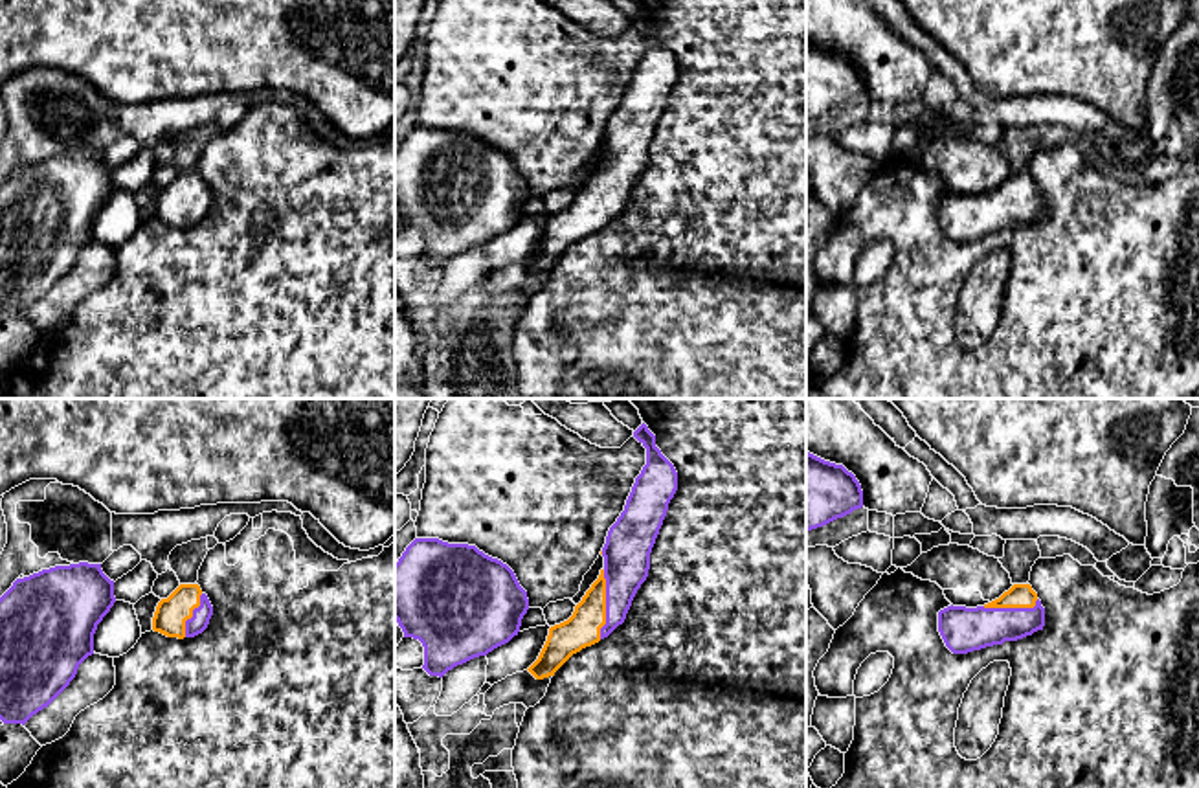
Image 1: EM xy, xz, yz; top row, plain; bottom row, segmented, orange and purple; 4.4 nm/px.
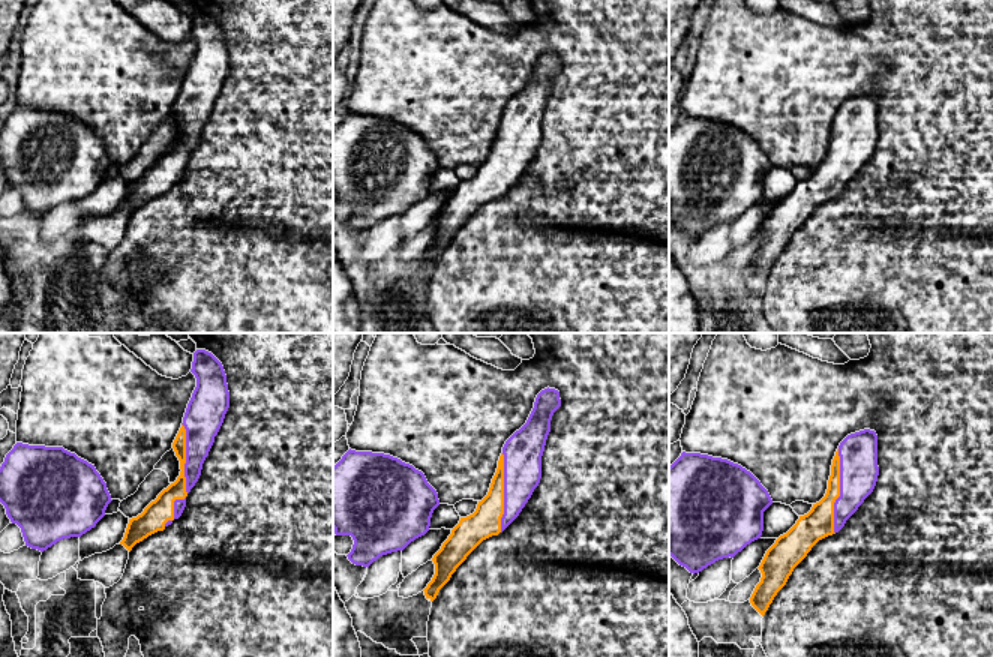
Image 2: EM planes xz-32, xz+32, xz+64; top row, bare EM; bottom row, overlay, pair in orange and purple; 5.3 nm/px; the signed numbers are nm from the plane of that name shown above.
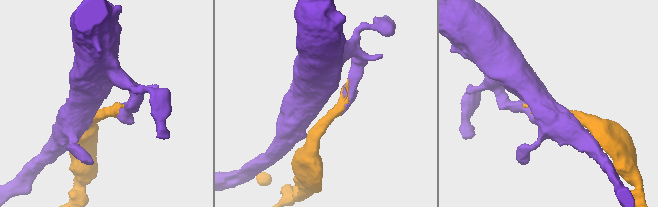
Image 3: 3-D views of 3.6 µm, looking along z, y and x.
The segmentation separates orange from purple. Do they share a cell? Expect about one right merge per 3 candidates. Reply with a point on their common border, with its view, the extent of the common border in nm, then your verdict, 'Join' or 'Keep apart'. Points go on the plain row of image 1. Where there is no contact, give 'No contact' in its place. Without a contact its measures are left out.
Touches orange at xz (605, 193). Shared border 300 nm. Join

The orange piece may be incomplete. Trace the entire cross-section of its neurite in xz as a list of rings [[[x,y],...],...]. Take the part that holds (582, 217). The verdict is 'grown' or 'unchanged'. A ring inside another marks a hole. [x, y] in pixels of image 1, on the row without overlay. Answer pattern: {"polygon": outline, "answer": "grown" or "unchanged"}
{"polygon": [[[644,11],[633,26],[646,37],[646,53],[635,66],[624,99],[608,119],[599,167],[575,195],[573,204],[549,217],[538,248],[527,257],[536,268],[555,265],[573,242],[622,213],[648,165],[652,136],[678,79],[678,61],[656,35],[656,24]]], "answer": "grown"}

